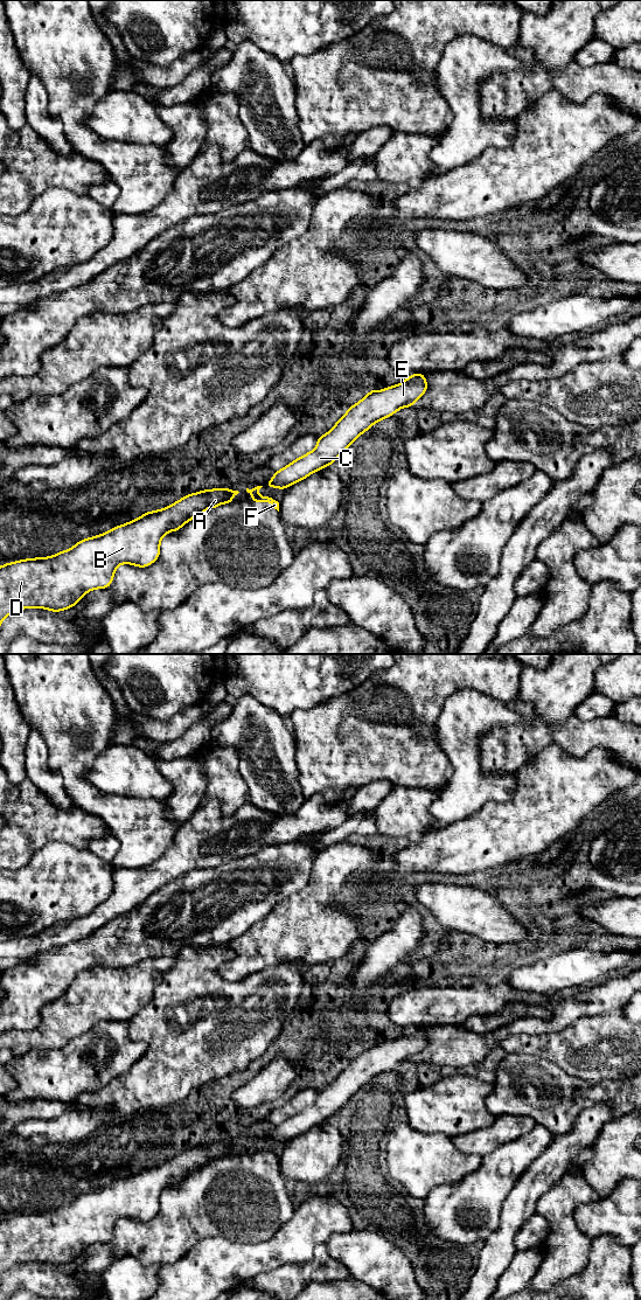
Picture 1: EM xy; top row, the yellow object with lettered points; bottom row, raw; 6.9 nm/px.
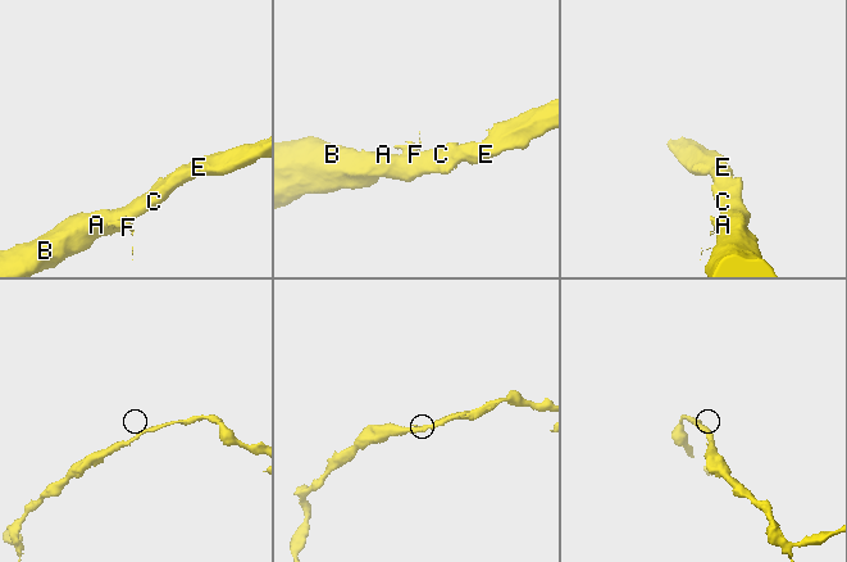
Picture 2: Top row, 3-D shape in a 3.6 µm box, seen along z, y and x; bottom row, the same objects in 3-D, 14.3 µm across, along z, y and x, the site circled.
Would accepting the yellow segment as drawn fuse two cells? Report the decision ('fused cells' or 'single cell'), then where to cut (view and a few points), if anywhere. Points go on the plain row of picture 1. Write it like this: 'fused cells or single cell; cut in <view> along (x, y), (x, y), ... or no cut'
fused cells; cut in xy along (256, 1146), (252, 1151)

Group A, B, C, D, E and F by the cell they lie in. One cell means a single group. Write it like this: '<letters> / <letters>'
A B C D E / F

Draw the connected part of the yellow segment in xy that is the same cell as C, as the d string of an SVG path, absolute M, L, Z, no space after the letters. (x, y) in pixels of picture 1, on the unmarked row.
M423 1027L410 1029L399 1038L383 1044L371 1043L360 1056L349 1061L332 1084L318 1092L313 1105L276 1125L265 1140L285 1143L312 1127L332 1120L358 1090L399 1063L414 1059L426 1044L427 1036Z

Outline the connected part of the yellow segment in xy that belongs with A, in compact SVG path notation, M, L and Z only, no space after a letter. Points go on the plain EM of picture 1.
M230 1142L204 1143L177 1154L172 1160L144 1167L140 1172L112 1182L98 1190L77 1196L72 1202L49 1211L26 1212L0 1221L0 1279L11 1267L29 1263L46 1263L53 1266L64 1265L76 1259L85 1247L96 1243L106 1243L113 1235L120 1218L146 1222L160 1209L162 1191L177 1186L191 1173L209 1162L222 1158L230 1159L238 1145Z

